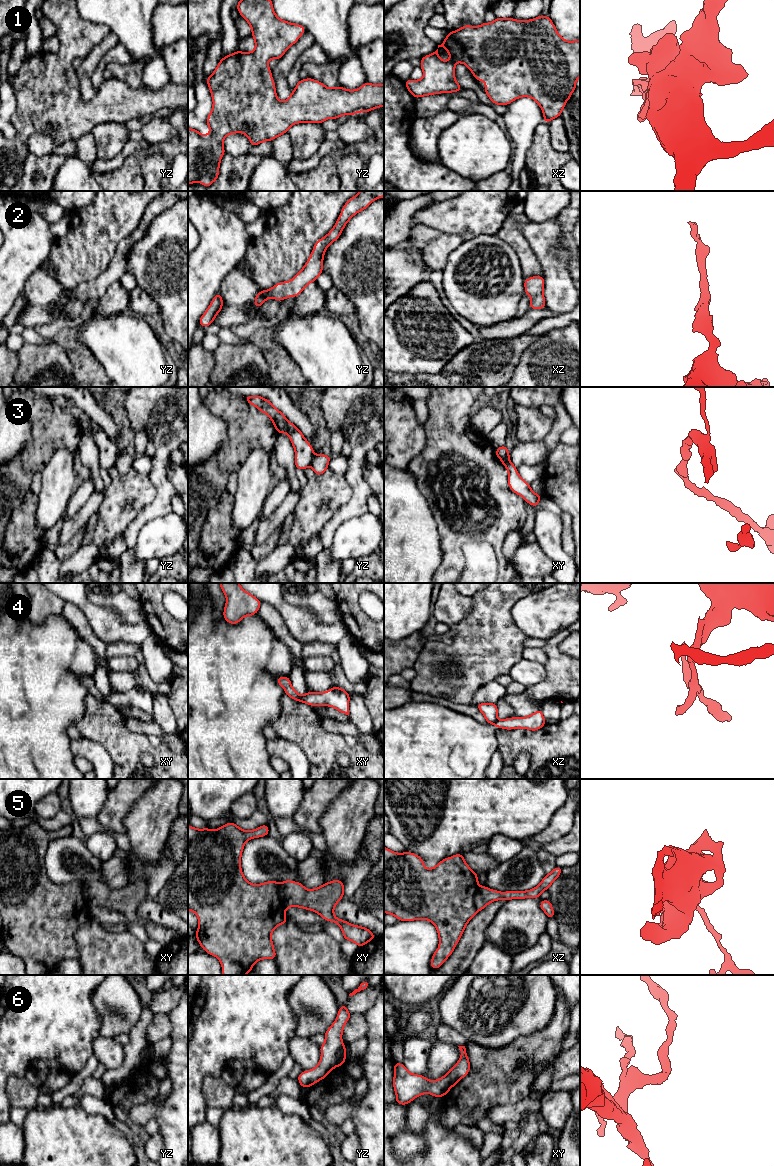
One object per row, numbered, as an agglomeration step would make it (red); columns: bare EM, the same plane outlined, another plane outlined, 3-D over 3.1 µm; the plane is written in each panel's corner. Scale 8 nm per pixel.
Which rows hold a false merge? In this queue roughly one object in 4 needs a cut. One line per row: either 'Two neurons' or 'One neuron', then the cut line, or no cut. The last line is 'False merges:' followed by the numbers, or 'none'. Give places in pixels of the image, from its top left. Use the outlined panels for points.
1: One neuron. No split
2: One neuron. No split
3: Two neurons. Split along yz (314, 456), (309, 465)
4: Two neurons. Split along xy (300, 696), (302, 701)
5: Two neurons. Split along xy (279, 883), (279, 896), (286, 907)
6: One neuron. No split
False merges: 3, 4, 5

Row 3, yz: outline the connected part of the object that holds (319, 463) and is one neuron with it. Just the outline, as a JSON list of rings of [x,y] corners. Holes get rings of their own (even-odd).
[[[317,454],[311,461],[311,467],[316,475],[322,475],[327,469],[331,456]]]

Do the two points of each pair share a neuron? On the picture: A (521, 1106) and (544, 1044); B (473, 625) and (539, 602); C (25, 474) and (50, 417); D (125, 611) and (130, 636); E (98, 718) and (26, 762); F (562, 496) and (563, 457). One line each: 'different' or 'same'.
A: different
B: different
C: same
D: different
E: different
F: same

